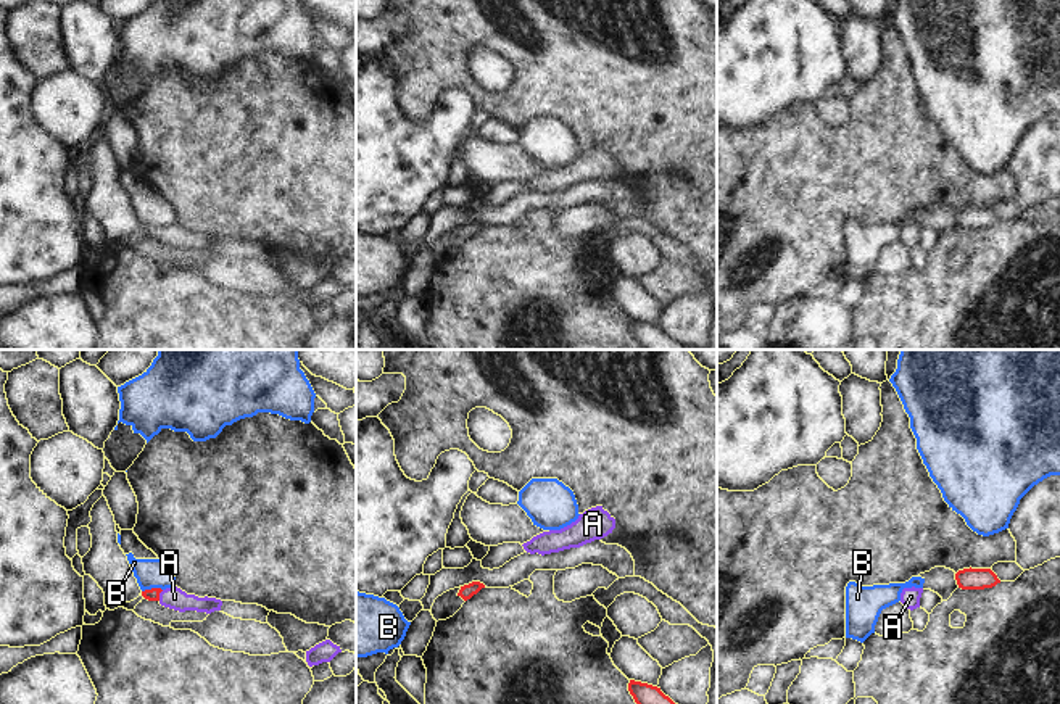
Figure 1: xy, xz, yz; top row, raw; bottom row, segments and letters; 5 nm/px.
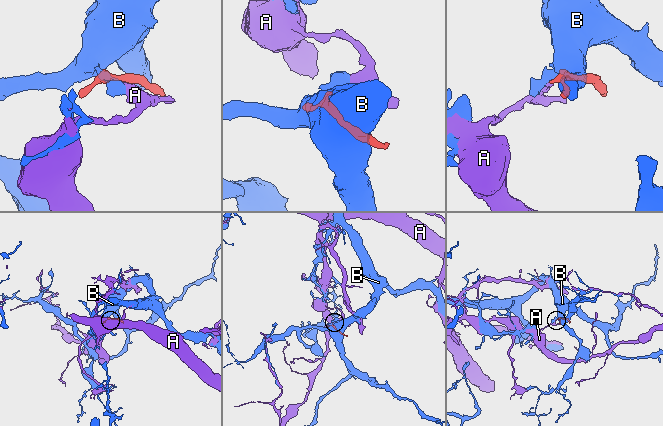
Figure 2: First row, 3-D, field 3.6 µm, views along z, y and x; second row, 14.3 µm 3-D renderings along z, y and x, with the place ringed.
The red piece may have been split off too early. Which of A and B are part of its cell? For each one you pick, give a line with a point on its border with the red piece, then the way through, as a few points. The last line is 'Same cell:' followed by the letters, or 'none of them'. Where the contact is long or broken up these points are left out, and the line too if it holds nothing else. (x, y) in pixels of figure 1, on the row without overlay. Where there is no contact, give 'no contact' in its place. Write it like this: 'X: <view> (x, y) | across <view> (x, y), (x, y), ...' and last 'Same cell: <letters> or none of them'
A: xy (158, 234) | across xy (152, 234), (158, 234), (174, 237)
Same cell: A

